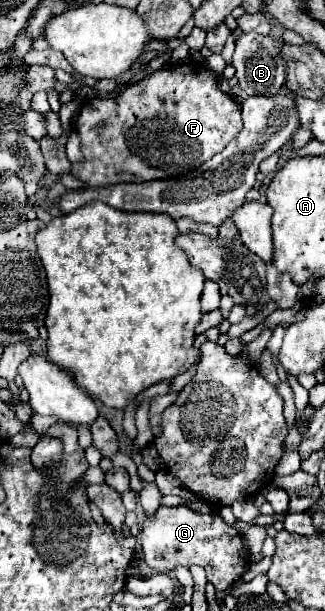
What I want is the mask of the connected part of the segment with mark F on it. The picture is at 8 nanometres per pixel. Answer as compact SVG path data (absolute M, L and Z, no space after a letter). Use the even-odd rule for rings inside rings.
M186 61L168 69L152 71L116 99L92 99L82 105L76 119L76 131L80 135L84 161L72 165L72 175L90 187L180 177L220 153L240 133L240 113L240 105L216 87L216 75L210 73L206 65L202 67Z

